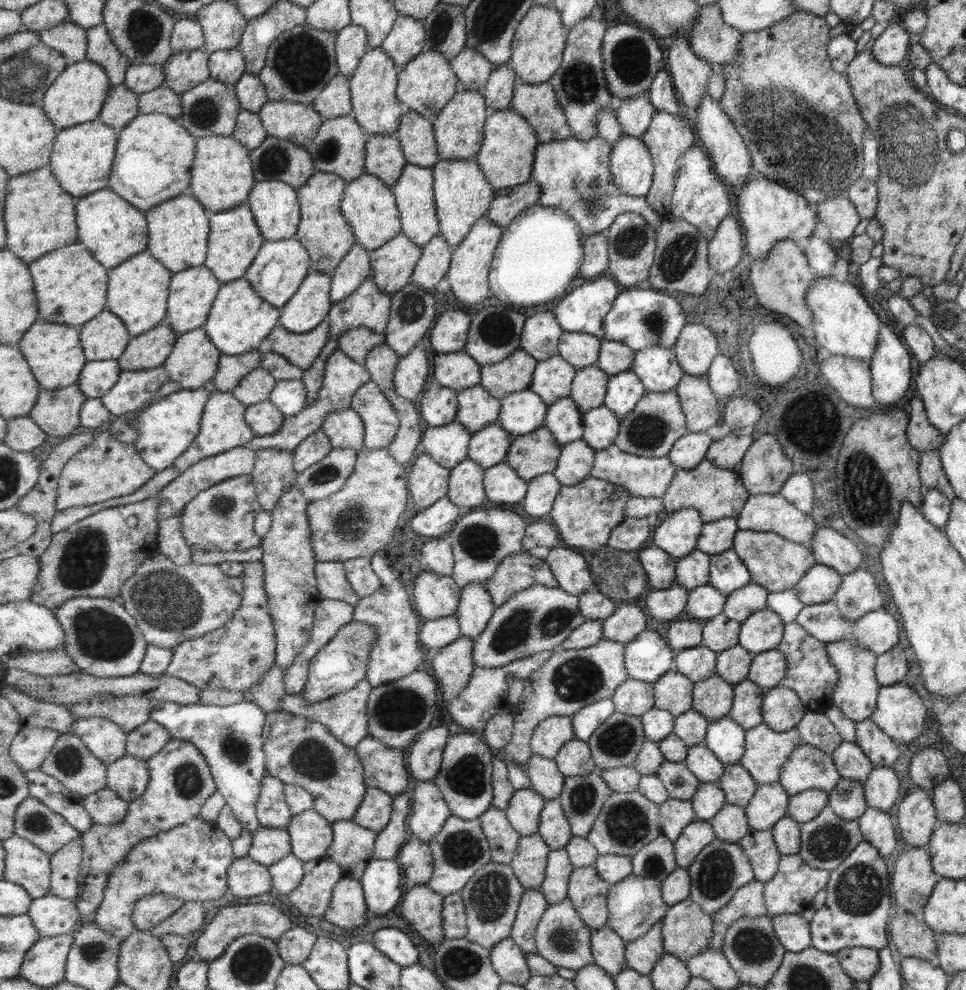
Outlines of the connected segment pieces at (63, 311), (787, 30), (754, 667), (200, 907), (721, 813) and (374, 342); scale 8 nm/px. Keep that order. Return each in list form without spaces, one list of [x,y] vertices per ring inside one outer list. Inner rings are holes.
[[[80,241],[55,250],[29,264],[35,274],[34,289],[39,306],[39,318],[47,322],[59,322],[71,326],[82,326],[106,309],[110,269]]]
[[[799,11],[791,14],[756,32],[743,33],[741,44],[739,44],[739,55],[736,56],[733,64],[725,64],[721,66],[721,76],[725,81],[725,88],[722,97],[719,98],[718,105],[728,115],[731,122],[734,123],[735,130],[739,135],[743,136],[743,143],[750,150],[751,168],[757,172],[761,172],[765,179],[776,182],[789,190],[795,191],[795,194],[802,196],[809,203],[818,203],[837,196],[839,193],[845,194],[846,188],[855,182],[862,174],[862,158],[861,158],[861,142],[863,136],[867,132],[865,121],[861,118],[858,107],[849,89],[847,78],[844,74],[837,73],[829,67],[829,59],[827,58],[827,44],[829,44],[830,28],[827,26],[823,17],[817,17],[815,14]]]
[[[776,649],[753,655],[748,667],[746,679],[758,684],[763,690],[782,681],[786,671],[784,656]]]
[[[186,901],[185,904],[175,914],[166,918],[159,926],[154,926],[149,930],[151,934],[160,937],[164,934],[179,934],[188,936],[195,930],[203,929],[205,924],[205,912],[210,907],[211,902]]]
[[[725,803],[709,821],[715,837],[725,842],[738,842],[751,829],[746,822],[745,810],[729,803]]]
[[[367,327],[346,330],[339,339],[339,349],[355,359],[355,362],[365,364],[370,352],[386,342],[386,333],[379,334]]]

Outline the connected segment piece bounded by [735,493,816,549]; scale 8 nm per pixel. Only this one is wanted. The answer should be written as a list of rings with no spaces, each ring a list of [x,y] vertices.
[[[750,495],[735,519],[738,530],[771,532],[810,549],[815,524],[809,514],[793,507],[781,495]]]

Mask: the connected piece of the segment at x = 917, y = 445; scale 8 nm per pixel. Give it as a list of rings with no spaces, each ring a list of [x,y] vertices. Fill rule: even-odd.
[[[913,394],[907,404],[909,404],[909,413],[905,432],[908,443],[919,454],[926,453],[928,450],[938,450],[938,446],[943,442],[944,434],[927,422],[920,398]]]

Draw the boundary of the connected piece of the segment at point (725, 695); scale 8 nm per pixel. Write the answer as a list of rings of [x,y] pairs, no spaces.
[[[716,673],[694,683],[694,710],[705,720],[725,717],[733,704],[734,687]]]

